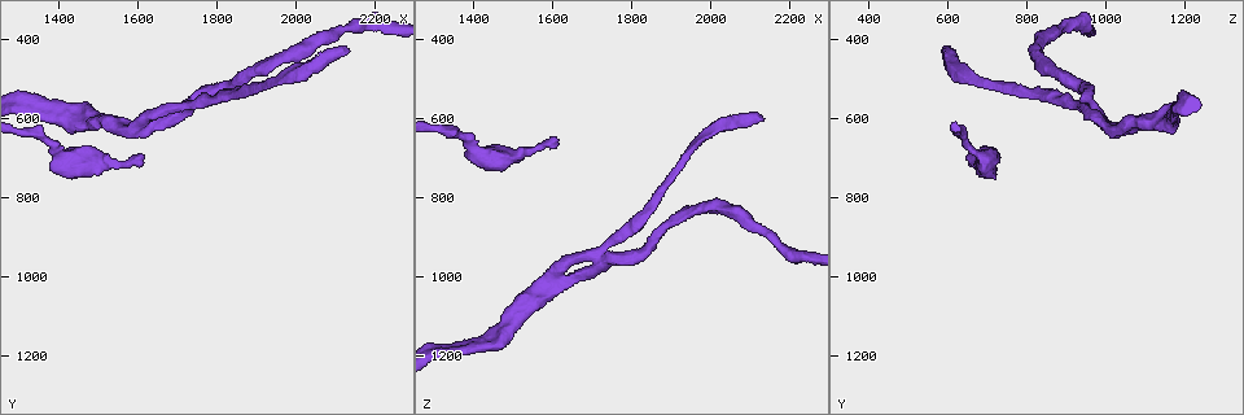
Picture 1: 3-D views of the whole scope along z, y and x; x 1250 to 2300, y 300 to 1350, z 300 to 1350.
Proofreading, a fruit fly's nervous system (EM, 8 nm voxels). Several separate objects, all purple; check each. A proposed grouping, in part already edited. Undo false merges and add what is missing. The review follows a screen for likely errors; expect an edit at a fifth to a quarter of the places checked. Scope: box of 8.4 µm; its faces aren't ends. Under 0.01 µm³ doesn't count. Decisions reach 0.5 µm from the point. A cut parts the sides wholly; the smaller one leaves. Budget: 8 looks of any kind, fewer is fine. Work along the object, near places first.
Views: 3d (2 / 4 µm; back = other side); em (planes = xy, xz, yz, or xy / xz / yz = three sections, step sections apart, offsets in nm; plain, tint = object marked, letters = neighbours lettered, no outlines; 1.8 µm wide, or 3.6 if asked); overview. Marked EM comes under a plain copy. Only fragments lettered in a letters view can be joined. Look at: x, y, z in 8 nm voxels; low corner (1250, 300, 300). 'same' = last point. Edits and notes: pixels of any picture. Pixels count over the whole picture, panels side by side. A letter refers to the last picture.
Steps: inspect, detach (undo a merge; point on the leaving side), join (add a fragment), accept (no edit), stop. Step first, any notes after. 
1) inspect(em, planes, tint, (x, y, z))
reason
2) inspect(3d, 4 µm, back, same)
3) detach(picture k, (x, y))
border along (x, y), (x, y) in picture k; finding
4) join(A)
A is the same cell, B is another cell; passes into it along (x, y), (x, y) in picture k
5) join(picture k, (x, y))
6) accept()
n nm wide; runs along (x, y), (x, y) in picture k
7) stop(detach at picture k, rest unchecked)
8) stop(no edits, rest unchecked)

inspect(em, planes, letters, (1510, 705, 695))
sudden change in width

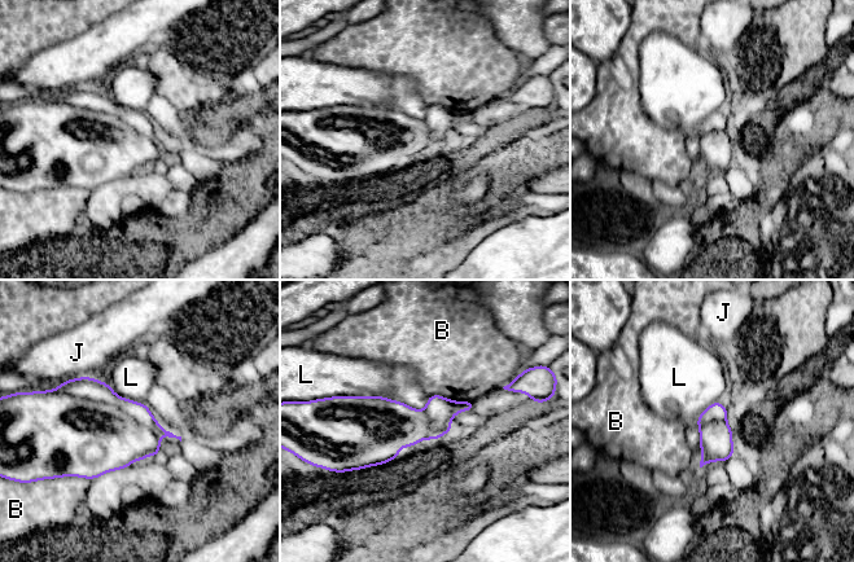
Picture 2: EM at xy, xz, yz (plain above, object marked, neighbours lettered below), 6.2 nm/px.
accept()
200 nm wide; B, J and L are other cells; border along (340, 395), (419, 409), (429, 396) in picture 2; continuous, no second neuron

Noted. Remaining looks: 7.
inspect(3d, 2 µm, (1710, 580, 975))
two arms at a narrow angle

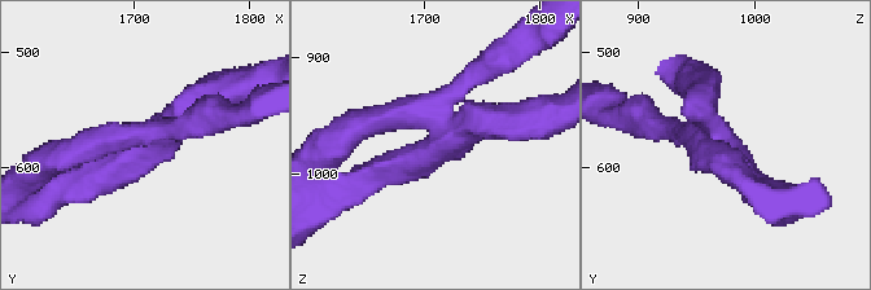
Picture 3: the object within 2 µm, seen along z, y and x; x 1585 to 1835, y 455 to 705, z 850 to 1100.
inspect(em, 3.6 µm, planes, tint, (1710, 578, 976))
need the tissue

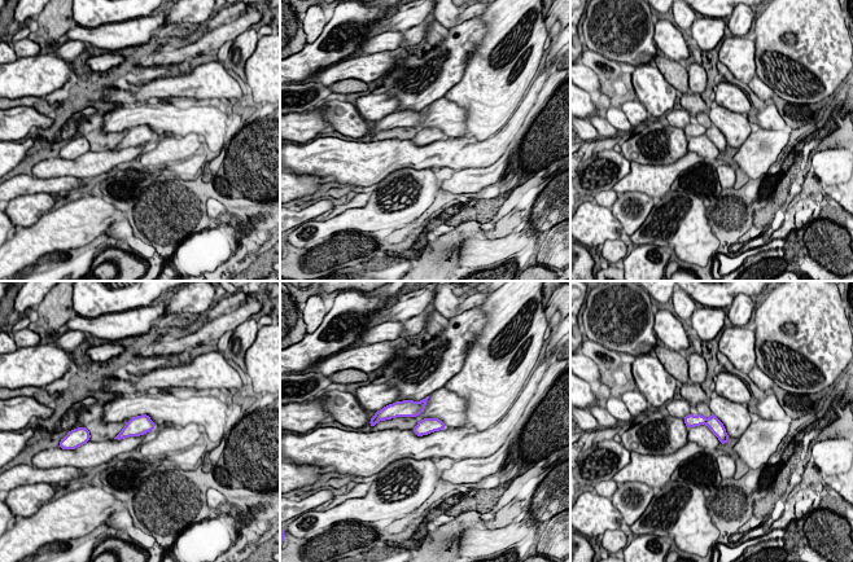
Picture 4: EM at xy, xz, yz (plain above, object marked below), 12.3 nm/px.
inspect(em, 3.6 µm, planes, letters, same)
see the neighbours

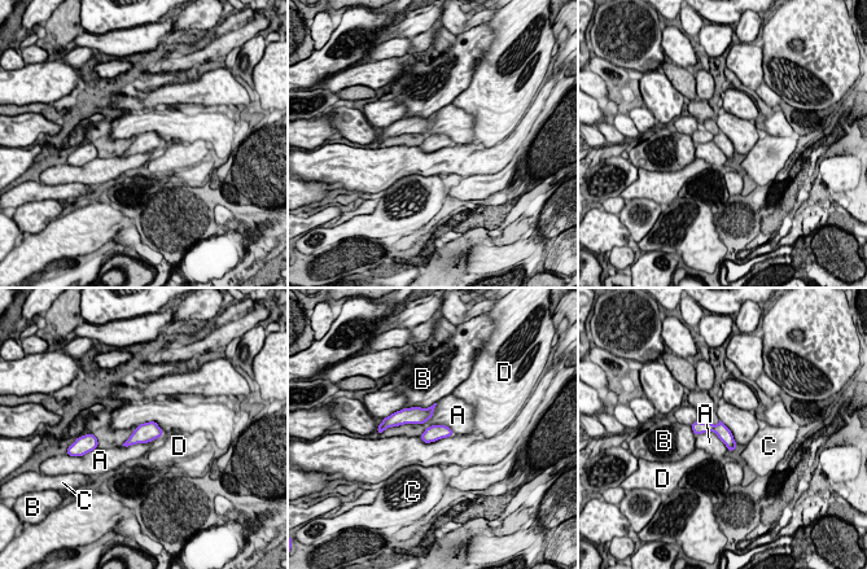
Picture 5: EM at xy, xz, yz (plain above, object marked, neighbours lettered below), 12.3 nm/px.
accept()
170 nm wide; A, B, C and D are other cells; border along (163, 433), (147, 442), (122, 446) in picture 5; all the same neuron

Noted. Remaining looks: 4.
inspect(em, xz, step 8, letters, (2135, 420, 605))
branch stops here

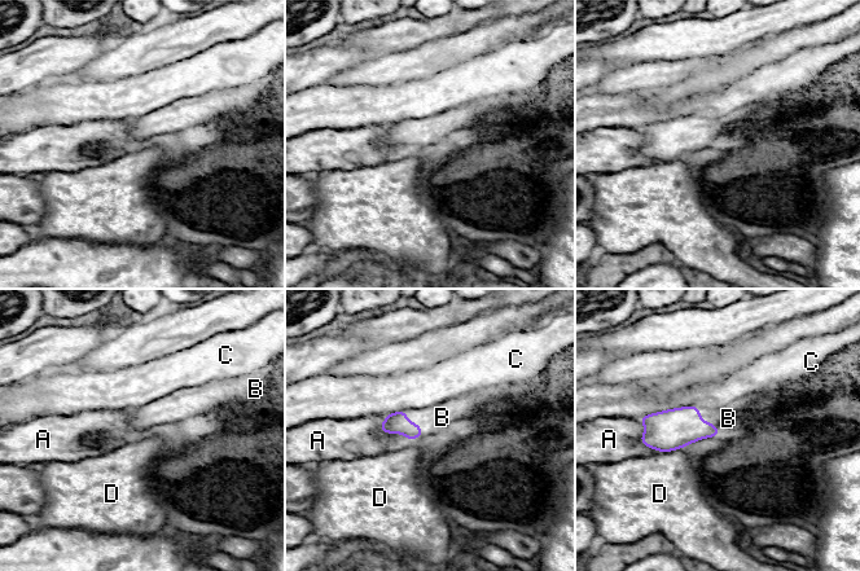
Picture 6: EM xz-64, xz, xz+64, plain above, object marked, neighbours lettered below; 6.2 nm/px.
inspect(em, planes, letters, same)
another direction

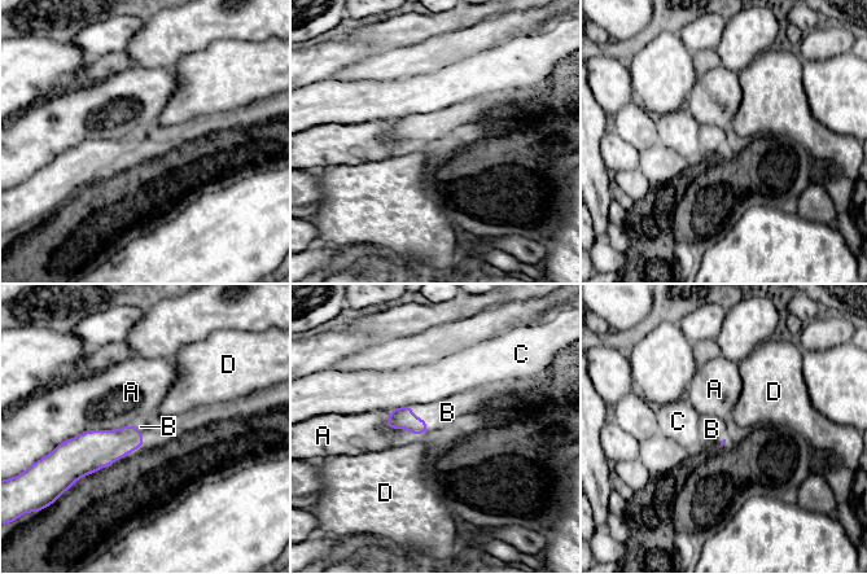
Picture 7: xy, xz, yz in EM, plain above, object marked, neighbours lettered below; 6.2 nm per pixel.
join(B)
A touches over 500 nm; B is the same cell, A, C and D are other cells; passes into it along (403, 417), (427, 425), (447, 412) in picture 7; it goes on there

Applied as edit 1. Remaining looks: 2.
stop(join at picture 7, rest unchecked)

